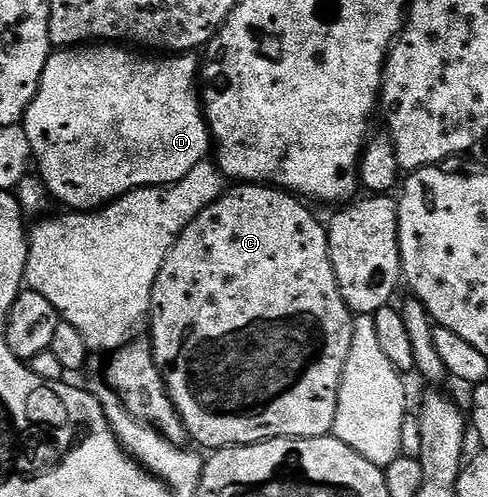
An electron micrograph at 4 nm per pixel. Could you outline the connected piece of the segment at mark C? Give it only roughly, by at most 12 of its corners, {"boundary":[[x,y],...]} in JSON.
{"boundary":[[236,184],[152,289],[209,451],[331,435],[352,347],[328,232]]}

